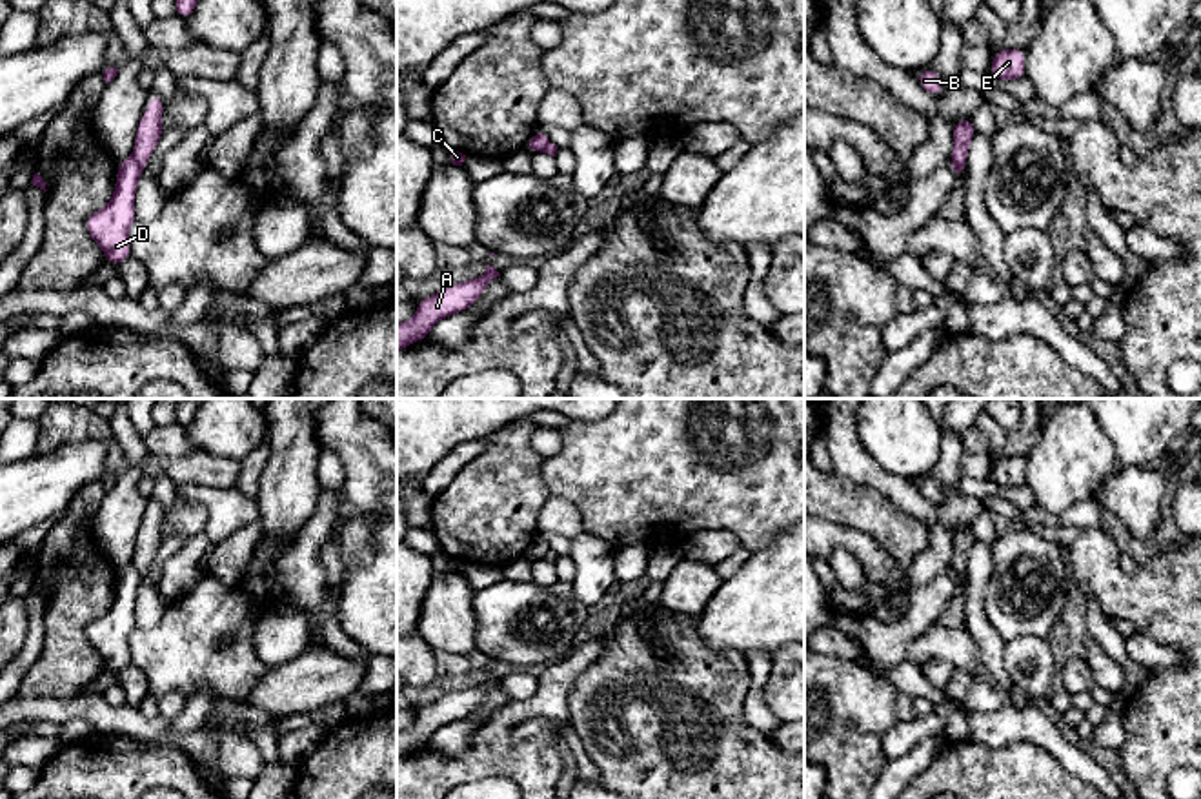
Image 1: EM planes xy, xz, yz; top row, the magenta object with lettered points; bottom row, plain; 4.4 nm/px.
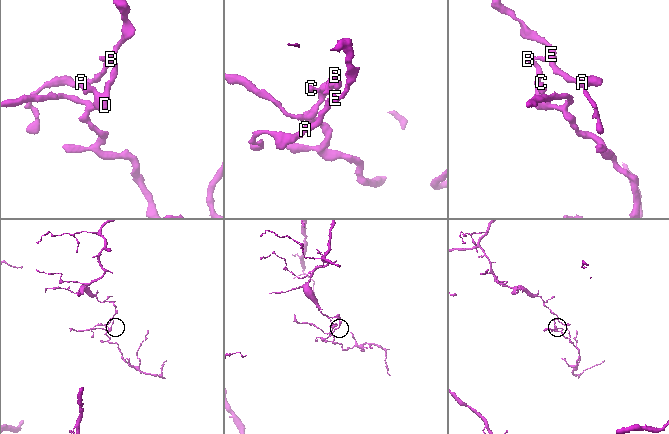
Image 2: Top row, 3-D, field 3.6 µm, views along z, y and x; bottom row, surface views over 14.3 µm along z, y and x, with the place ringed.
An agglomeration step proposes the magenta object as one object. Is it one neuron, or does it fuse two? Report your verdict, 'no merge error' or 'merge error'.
merge error

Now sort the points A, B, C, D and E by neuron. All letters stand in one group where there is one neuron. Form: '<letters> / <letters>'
A B E / C D

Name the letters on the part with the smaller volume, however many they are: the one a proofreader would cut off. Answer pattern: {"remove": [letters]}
{"remove": ["C", "D"]}

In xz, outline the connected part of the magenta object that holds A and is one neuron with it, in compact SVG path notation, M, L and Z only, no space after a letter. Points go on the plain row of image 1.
M488 672L482 684L451 692L439 701L419 708L417 723L408 730L397 732L397 759L420 746L428 746L437 728L469 717L486 693L499 683L500 681Z

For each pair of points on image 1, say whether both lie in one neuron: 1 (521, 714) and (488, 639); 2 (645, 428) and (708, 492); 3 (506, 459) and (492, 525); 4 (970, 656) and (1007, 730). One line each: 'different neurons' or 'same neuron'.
1: different neurons
2: same neuron
3: same neuron
4: different neurons

